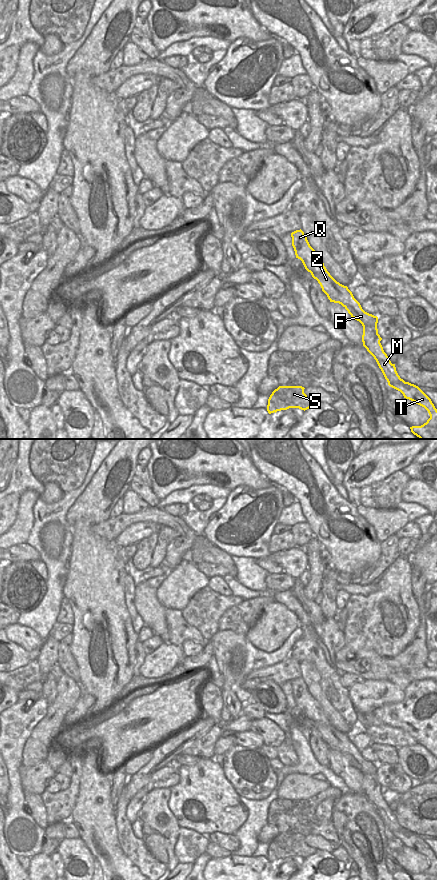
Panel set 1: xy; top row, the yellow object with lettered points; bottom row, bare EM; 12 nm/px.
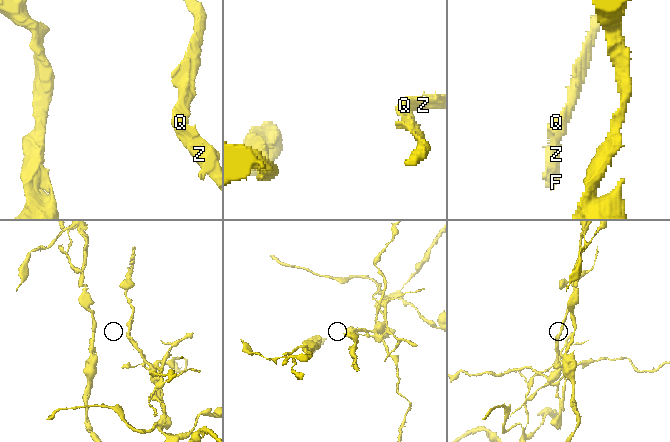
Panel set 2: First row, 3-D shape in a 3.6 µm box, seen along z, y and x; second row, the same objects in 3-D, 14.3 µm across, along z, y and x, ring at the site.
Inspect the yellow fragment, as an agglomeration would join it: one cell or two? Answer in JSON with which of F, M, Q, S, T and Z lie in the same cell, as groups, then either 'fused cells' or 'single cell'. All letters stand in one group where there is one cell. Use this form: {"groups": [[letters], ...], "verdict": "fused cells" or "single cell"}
{"groups": [["F", "S"], ["M", "Q", "T", "Z"]], "verdict": "fused cells"}

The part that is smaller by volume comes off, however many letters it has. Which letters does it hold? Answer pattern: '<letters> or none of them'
F, S

